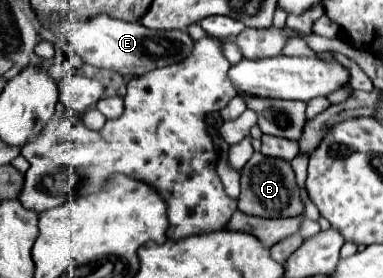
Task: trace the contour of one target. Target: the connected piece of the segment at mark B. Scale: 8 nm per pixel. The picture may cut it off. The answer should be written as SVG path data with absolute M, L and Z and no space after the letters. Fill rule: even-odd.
M253 153L241 169L241 195L237 207L255 217L299 217L303 213L303 203L299 199L299 187L291 163Z

